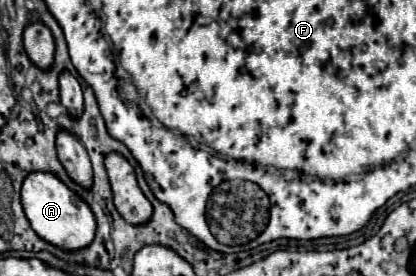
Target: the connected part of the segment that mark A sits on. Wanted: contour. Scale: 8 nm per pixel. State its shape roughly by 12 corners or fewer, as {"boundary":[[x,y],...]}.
{"boundary":[[29,173],[21,203],[65,251],[95,237],[95,215],[55,173]]}

